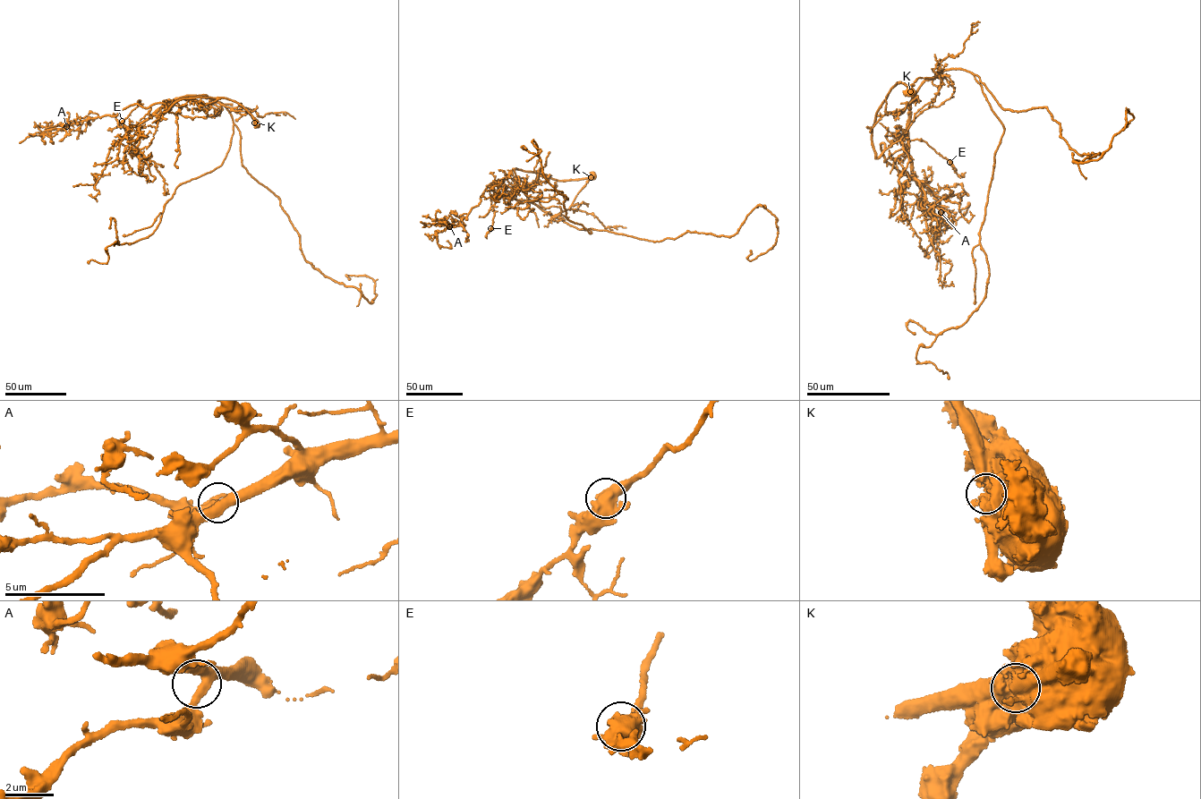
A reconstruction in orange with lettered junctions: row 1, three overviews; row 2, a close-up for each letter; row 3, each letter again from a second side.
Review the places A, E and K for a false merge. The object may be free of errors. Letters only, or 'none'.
K

